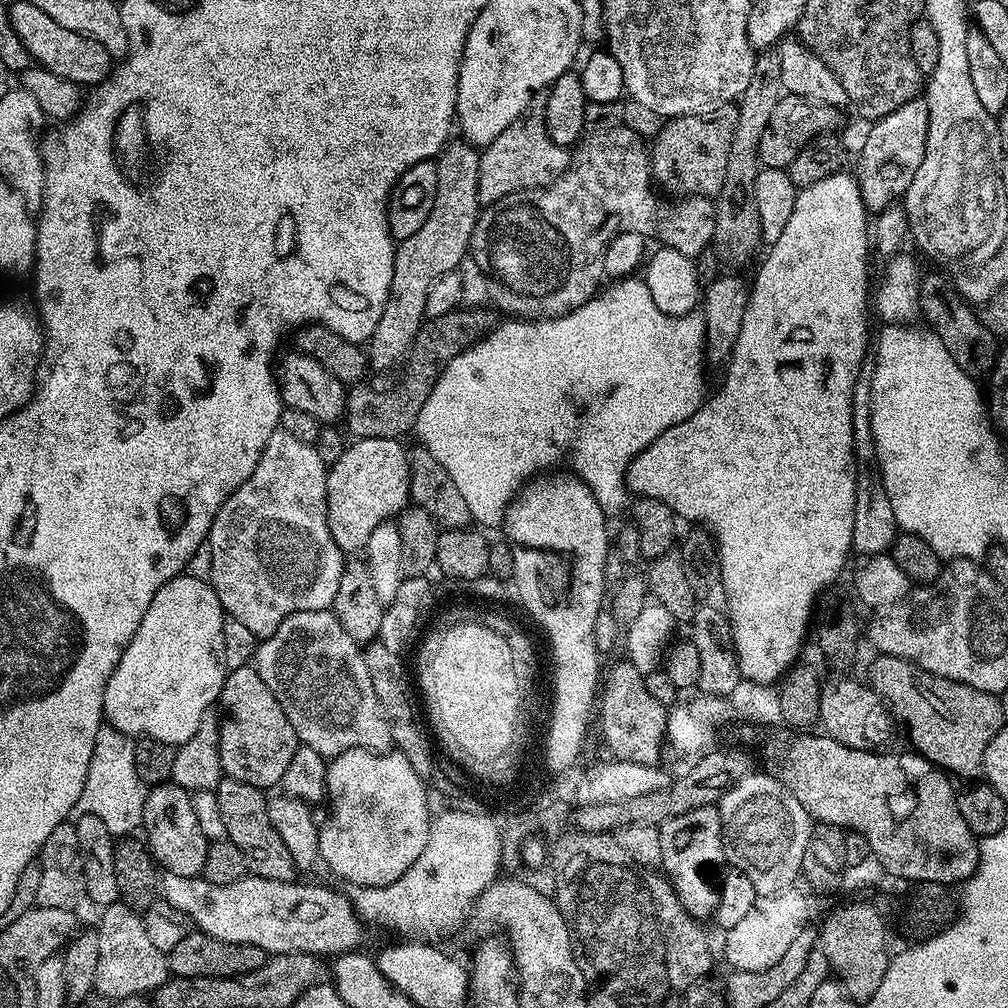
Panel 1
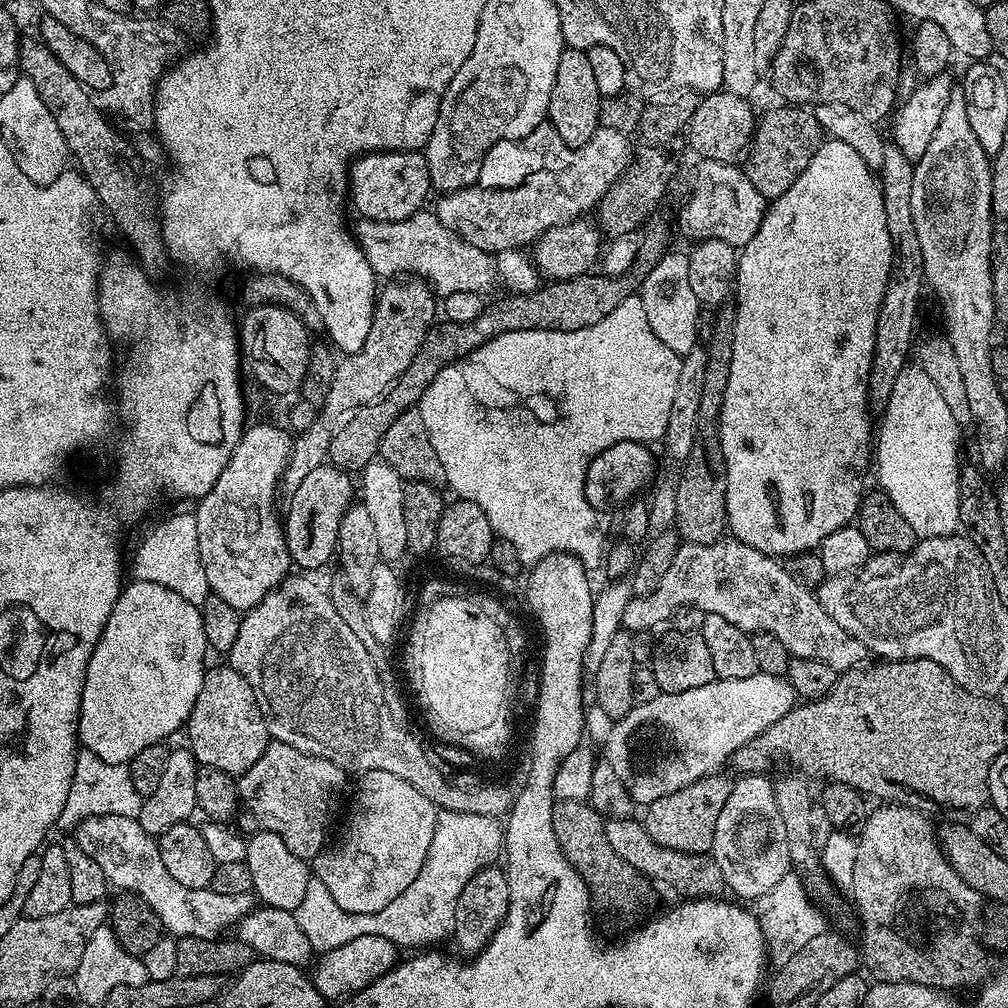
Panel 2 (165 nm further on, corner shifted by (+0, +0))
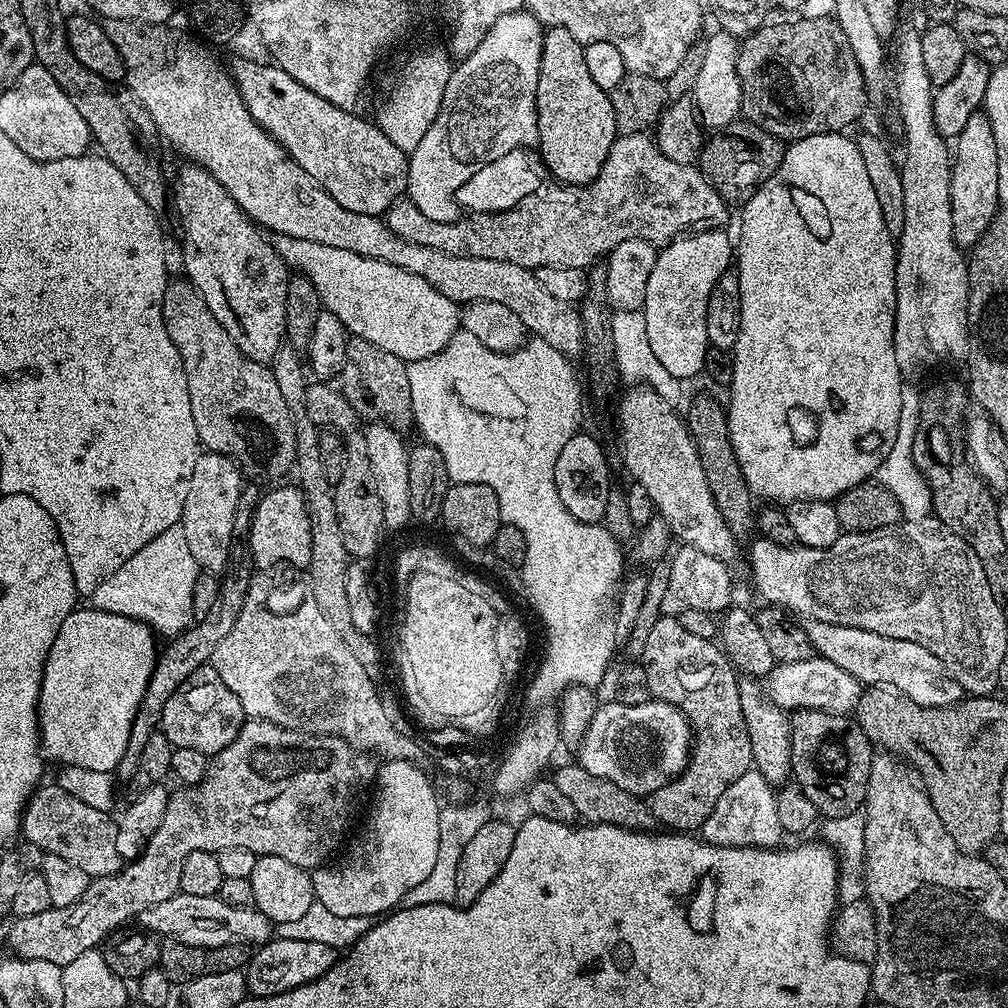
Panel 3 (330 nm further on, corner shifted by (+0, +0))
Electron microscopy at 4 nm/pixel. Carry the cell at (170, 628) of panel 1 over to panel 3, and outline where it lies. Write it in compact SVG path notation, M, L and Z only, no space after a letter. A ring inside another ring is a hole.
M77 606L68 615L54 638L40 683L40 746L49 761L57 760L60 766L86 766L86 770L115 773L130 738L130 726L140 709L156 665L158 644L156 648L155 638L147 624L122 614L107 613L91 606Z

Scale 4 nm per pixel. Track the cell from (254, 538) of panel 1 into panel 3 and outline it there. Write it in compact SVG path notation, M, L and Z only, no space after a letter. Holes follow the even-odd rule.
M201 451L198 462L194 462L194 474L190 474L190 490L186 490L186 506L180 515L179 526L185 531L187 545L194 554L194 561L200 570L213 574L223 573L228 565L228 553L234 543L234 518L238 510L240 493L245 487L246 480L235 460L222 456L217 452Z

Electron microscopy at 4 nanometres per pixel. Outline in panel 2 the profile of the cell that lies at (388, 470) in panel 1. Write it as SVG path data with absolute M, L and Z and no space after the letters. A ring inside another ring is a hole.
M326 462L322 466L318 466L318 470L312 471L298 485L298 490L290 493L289 500L292 501L288 504L288 513L283 513L282 523L284 526L284 541L288 547L288 553L293 565L297 569L308 570L304 568L320 568L331 556L333 559L337 555L342 518L354 500L354 497L352 497L352 484L354 488L354 480L349 473L345 472L343 468L336 468L331 462Z

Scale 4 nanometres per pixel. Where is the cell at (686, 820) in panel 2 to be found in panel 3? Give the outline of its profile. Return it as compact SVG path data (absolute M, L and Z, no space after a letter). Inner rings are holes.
M660 616L658 622L650 626L650 634L646 634L642 648L644 648L642 663L646 670L646 682L650 682L652 699L661 700L677 708L688 719L691 731L696 735L687 766L673 780L666 782L666 786L651 792L646 797L646 803L657 825L674 832L692 834L702 827L706 818L710 818L726 786L734 786L734 782L738 782L742 774L753 771L750 738L743 734L724 736L735 728L737 731L744 727L742 706L738 702L740 680L736 669L728 661L723 648L716 640L697 638L696 635L688 633L682 627L680 619L675 616Z

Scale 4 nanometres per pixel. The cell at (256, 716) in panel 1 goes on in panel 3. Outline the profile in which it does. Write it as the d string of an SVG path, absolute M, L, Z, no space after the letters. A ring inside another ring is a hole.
M205 666L194 670L174 694L166 701L162 710L159 731L166 734L173 748L189 748L190 750L202 750L210 758L216 753L226 750L234 738L238 738L240 728L244 725L246 717L242 702L238 702L238 694L218 678L215 668Z

